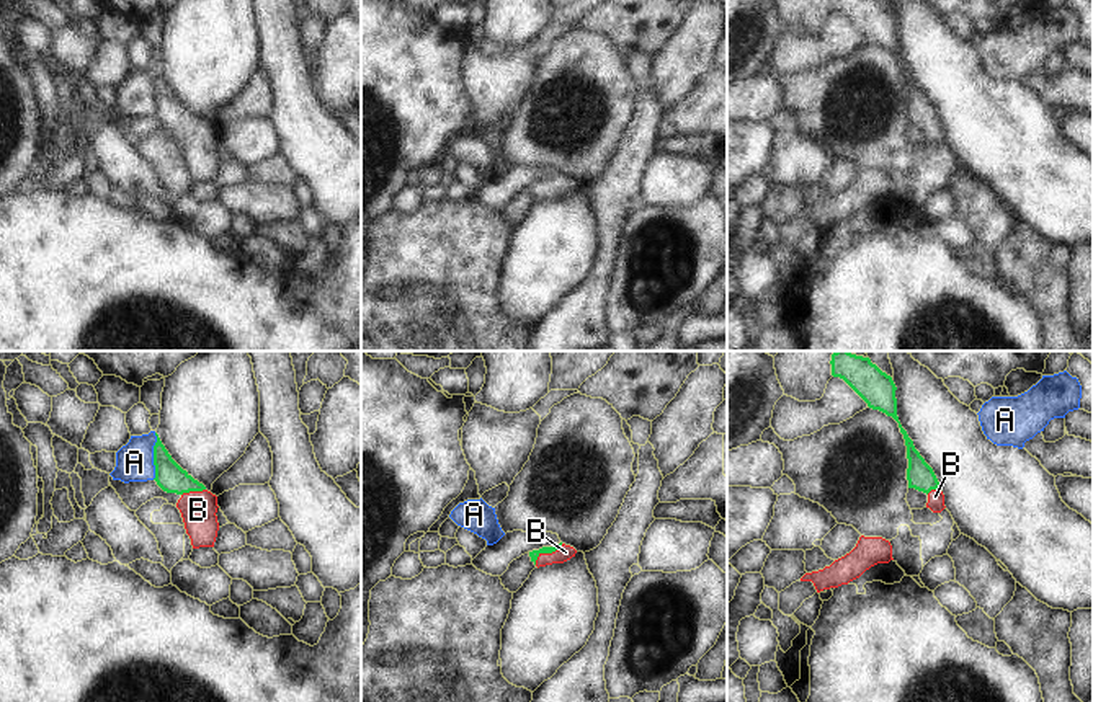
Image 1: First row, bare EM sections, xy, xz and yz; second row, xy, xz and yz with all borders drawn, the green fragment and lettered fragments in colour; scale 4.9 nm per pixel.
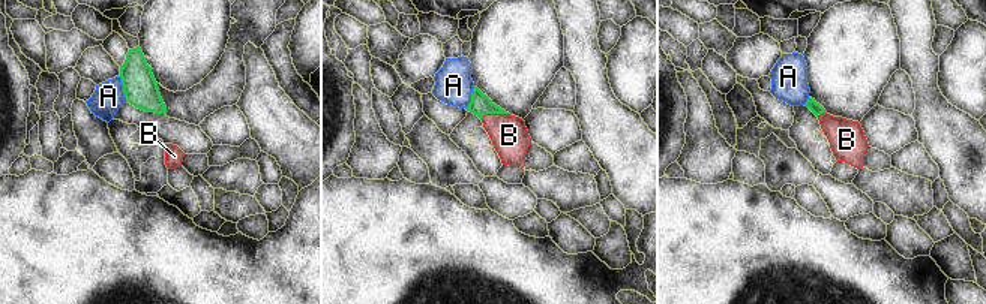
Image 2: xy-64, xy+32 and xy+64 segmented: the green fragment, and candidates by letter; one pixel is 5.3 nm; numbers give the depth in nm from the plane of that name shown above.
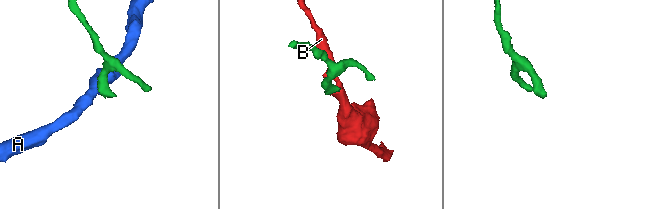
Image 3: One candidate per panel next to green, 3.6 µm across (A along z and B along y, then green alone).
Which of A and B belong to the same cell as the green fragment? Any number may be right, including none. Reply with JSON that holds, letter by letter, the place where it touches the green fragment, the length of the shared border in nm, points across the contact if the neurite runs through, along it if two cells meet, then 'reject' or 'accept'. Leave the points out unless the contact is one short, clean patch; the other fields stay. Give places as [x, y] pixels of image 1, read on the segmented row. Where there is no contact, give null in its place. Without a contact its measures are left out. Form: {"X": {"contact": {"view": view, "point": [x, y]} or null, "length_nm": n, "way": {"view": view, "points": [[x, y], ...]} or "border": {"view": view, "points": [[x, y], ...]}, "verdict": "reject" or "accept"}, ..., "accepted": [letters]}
{"A": {"contact": {"view": "xy", "point": [154, 456]}, "length_nm": 240, "border": {"view": "xy", "points": [[156, 433], [152, 479]]}, "verdict": "reject"}, "B": {"contact": {"view": "xz", "point": [546, 552]}, "length_nm": 170, "way": {"view": "xz", "points": [[535, 554], [546, 552], [566, 552]]}, "verdict": "accept"}, "accepted": ["B"]}

